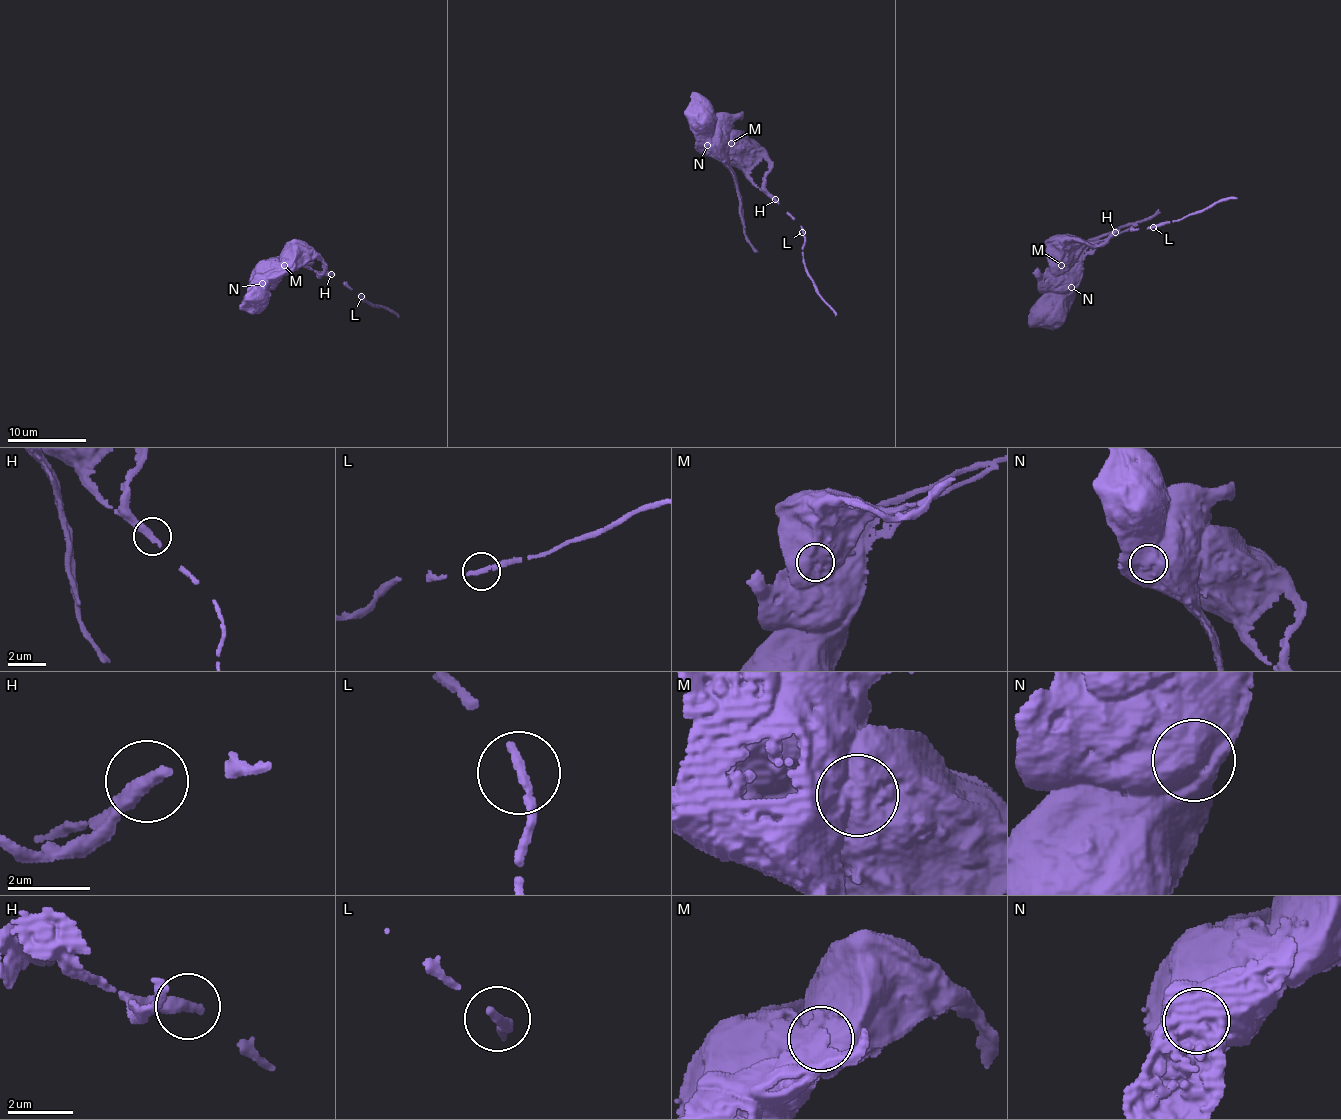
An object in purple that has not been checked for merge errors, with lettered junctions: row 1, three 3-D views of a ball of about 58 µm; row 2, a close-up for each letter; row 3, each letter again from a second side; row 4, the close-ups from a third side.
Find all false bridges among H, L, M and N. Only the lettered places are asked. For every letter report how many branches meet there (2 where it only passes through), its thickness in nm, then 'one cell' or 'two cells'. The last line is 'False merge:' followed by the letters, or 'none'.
H: 1 | 440 nm | one cell
L: 1 | 320 nm | one cell
M: 1 | 1450 nm | two cells
N: 1 | 1400 nm | two cells
False merge: M, N

